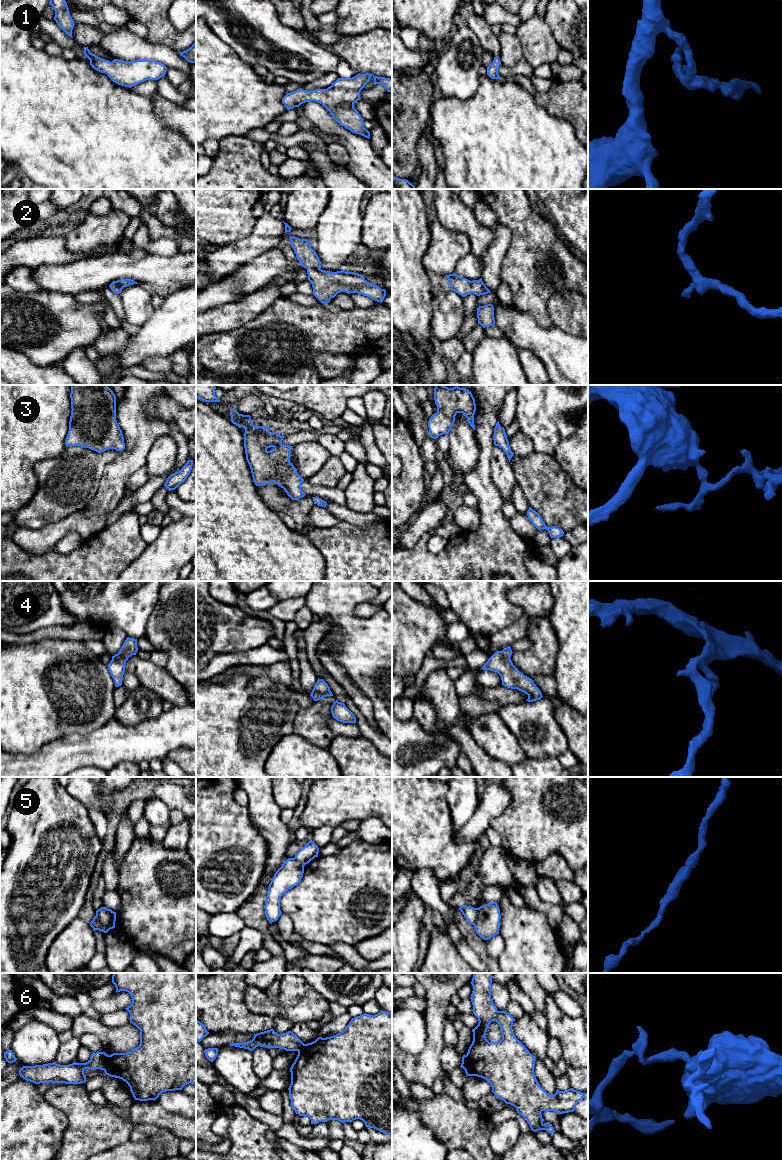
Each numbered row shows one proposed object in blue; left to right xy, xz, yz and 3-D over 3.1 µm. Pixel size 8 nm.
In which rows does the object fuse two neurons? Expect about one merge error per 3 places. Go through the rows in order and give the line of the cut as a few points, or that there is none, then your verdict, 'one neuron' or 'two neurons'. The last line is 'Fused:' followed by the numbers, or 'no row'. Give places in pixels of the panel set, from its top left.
1: no cut | one neuron
2: no cut | one neuron
3: no cut | one neuron
4: no cut | one neuron
5: xy (96, 915), (99, 921), (109, 929) | two neurons
6: xy (106, 1054), (104, 1070) | two neurons
Fused: 5, 6

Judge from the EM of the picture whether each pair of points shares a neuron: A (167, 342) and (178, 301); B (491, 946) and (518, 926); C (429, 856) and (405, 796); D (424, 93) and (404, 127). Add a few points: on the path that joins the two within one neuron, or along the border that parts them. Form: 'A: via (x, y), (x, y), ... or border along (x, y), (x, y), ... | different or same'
A: via (167, 332), (178, 321), (178, 311) | same
B: border along (499, 933), (504, 941), (504, 949), (497, 958) | different
C: via (426, 841), (405, 819), (405, 811) | same
D: via (416, 101), (411, 106), (411, 119) | same

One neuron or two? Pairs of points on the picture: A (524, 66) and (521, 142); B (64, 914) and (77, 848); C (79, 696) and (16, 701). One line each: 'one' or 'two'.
A: two
B: one
C: one

